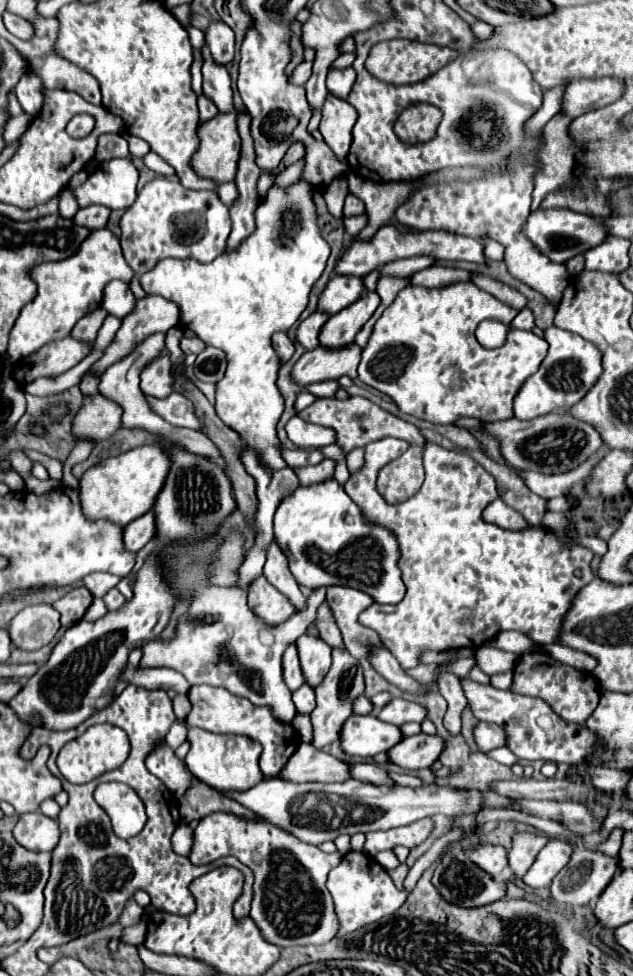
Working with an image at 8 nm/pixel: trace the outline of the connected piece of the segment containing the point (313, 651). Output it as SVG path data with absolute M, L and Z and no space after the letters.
M304 633L302 637L296 639L296 647L298 647L304 677L306 677L306 681L310 681L310 685L316 687L330 669L332 649L320 637L314 637L308 633Z

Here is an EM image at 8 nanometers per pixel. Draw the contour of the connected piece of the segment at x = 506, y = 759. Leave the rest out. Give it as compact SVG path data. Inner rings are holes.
M502 747L502 749L494 749L494 753L488 753L492 759L496 759L498 763L504 763L504 765L514 765L514 755L508 747Z

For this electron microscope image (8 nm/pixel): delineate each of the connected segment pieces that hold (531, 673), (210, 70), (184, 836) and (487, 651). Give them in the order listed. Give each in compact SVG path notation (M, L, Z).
M528 651L518 659L510 691L546 701L550 709L554 709L554 713L568 723L584 723L586 717L594 713L600 699L600 683L592 673L582 673L570 665L558 663L544 651Z
M204 45L202 51L204 65L202 65L202 77L204 77L204 95L218 107L220 113L232 113L236 111L234 99L232 99L232 85L230 85L230 75L224 65L214 65L210 61L210 53Z
M180 823L172 835L172 851L178 855L188 855L192 847L192 829L186 823Z
M482 647L482 649L478 649L478 653L476 653L476 663L478 663L478 667L480 667L486 675L512 671L516 659L518 659L518 657L516 657L514 653L506 653L506 651L496 649L496 647Z

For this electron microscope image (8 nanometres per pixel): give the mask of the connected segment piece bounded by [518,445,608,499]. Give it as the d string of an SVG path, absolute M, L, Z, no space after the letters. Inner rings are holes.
M606 445L594 453L592 459L584 461L582 465L578 465L576 469L568 471L568 473L562 473L562 475L540 475L540 473L534 473L534 471L518 471L522 481L526 483L528 489L534 489L536 495L544 497L544 499L552 499L552 497L560 497L566 493L566 489L570 485L574 485L574 481L580 481L584 477L590 475L590 471L594 469L594 465L604 457L604 449L608 449Z

